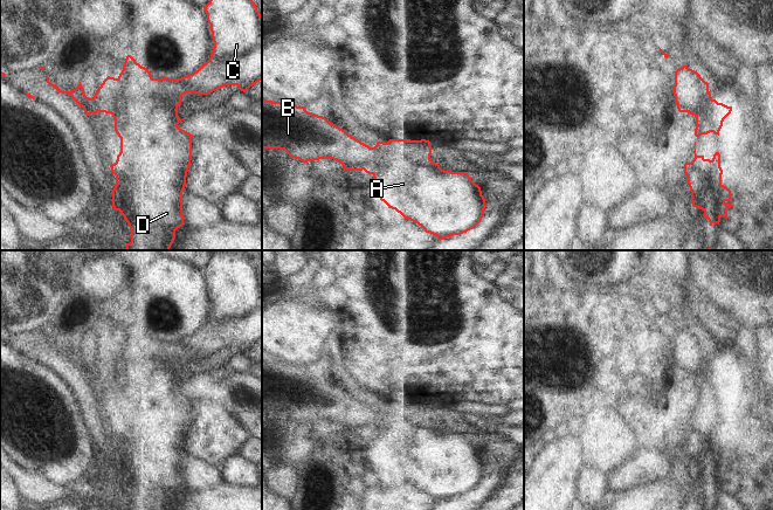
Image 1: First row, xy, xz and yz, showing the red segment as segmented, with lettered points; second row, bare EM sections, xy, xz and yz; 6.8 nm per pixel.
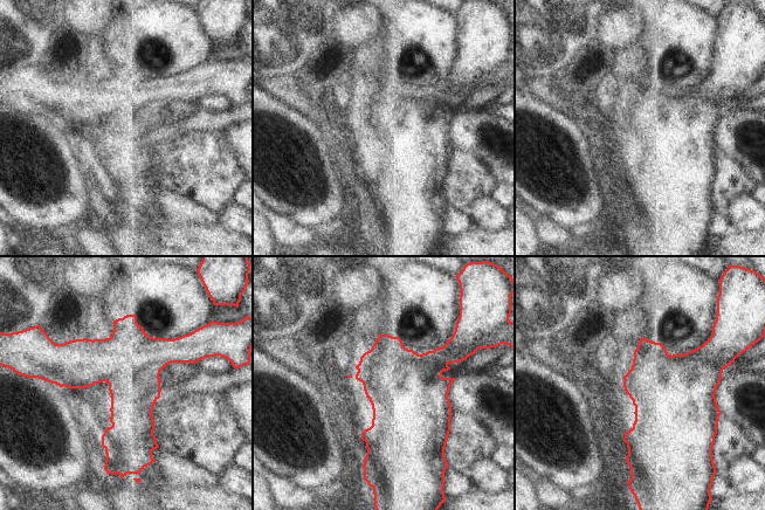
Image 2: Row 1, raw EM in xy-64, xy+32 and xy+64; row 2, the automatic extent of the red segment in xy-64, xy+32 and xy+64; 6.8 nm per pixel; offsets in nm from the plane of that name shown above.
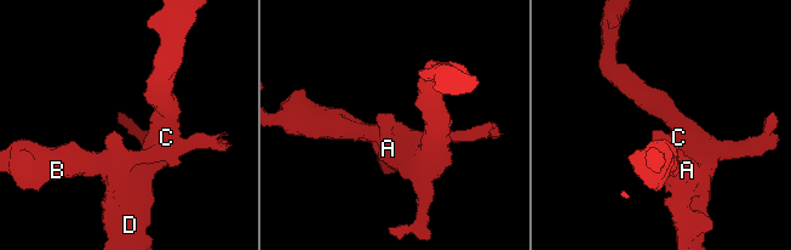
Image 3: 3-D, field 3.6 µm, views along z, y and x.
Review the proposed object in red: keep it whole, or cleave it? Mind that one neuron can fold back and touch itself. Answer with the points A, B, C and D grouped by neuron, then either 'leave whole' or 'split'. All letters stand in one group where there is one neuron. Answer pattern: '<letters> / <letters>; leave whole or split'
A C D / B; split

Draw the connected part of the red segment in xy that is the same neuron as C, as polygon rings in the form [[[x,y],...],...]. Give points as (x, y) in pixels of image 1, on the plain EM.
[[[222,250],[203,271],[214,304],[209,322],[249,317],[262,308],[262,277],[247,251]]]

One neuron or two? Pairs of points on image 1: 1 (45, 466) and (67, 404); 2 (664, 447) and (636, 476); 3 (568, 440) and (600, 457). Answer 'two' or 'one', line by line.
1: one
2: one
3: two

